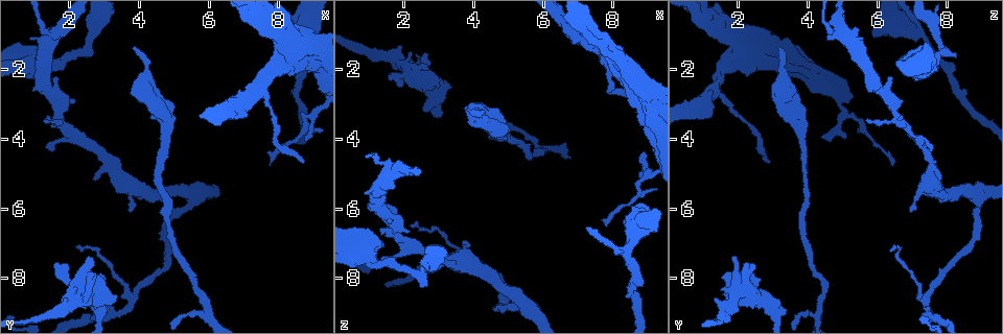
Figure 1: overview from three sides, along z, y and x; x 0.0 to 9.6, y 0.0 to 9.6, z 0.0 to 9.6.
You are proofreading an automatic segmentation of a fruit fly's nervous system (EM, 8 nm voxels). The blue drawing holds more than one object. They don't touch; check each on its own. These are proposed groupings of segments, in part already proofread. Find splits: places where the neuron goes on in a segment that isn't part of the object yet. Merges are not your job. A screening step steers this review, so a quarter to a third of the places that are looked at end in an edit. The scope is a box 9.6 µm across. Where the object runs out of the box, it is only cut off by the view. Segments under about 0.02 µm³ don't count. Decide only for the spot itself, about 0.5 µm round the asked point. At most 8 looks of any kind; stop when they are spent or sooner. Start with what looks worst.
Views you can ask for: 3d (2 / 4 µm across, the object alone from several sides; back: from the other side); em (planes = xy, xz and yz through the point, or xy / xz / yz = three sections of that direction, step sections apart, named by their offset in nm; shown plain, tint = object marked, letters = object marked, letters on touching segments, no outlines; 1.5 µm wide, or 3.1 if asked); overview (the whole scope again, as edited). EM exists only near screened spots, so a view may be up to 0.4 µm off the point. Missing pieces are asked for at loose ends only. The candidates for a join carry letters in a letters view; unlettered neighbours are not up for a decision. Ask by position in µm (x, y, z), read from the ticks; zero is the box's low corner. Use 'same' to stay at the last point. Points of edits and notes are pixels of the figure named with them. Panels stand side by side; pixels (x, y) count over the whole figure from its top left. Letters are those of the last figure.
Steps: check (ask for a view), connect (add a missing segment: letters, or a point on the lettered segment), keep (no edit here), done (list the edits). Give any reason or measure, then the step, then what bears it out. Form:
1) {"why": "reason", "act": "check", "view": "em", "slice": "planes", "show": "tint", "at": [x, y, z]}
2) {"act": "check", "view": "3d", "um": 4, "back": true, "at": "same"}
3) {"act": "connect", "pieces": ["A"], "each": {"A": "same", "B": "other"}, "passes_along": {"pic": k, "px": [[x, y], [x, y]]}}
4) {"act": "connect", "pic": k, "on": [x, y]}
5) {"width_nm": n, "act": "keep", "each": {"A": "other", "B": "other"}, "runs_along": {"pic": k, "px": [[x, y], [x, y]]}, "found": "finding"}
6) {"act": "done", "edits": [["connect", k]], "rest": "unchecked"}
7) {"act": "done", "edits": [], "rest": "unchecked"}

{"why": "branch stops here", "act": "check", "view": "3d", "um": 2, "at": [2.50, 1.45, 8.25]}

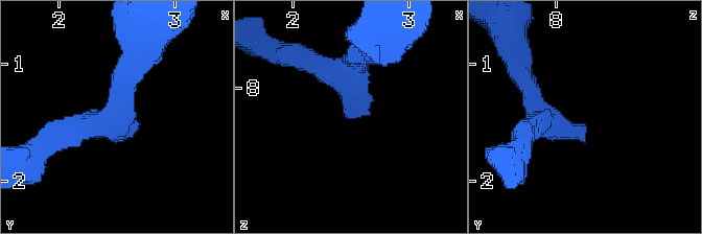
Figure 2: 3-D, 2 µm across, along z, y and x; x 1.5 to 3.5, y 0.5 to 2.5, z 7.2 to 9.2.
{"arm_widths_nm": [200, 220], "act": "check", "view": "em", "slice": "xz", "step": 4, "show": "letters", "at": [2.52, 1.50, 8.24]}

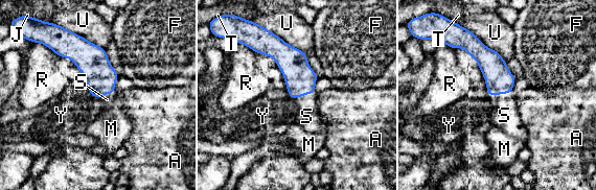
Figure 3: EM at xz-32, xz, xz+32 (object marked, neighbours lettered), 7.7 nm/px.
{"why": "cut it another way", "act": "check", "view": "em", "slice": "planes", "show": "letters", "at": "same"}

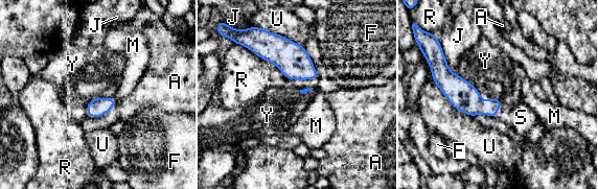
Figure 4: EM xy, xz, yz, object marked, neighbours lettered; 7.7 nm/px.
{"act": "connect", "pieces": ["S"], "each": {"A": "other", "F": "other", "J": "other", "M": "other", "R": "other", "S": "same", "U": "other", "Y": "other"}, "passes_along": {"pic": 4, "px": [[467, 99], [498, 110], [521, 117]]}, "found": "the neuron continues"}

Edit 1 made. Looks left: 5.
{"why": "an open end", "act": "check", "view": "em", "slice": "xz", "step": 4, "show": "tint", "at": [3.90, 1.40, 3.15]}

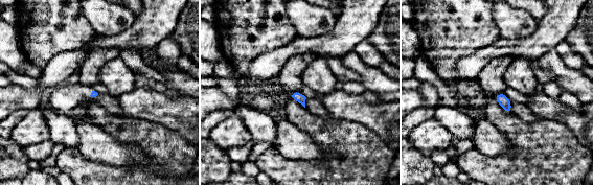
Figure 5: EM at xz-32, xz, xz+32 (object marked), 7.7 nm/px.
{"act": "check", "view": "em", "slice": "planes", "show": "letters", "at": "same"}

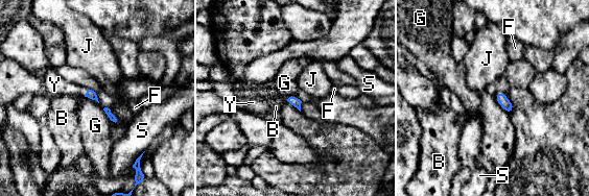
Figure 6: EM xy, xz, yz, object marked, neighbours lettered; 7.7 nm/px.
{"act": "connect", "pieces": ["Y"], "each": {"B": "other", "F": "other", "G": "other", "J": "other", "S": "other", "Y": "same"}, "passes_along": {"pic": 6, "px": [[90, 94], [86, 94], [54, 86]]}, "found": "it goes on there"}

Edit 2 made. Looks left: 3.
{"act": "check", "view": "overview"}

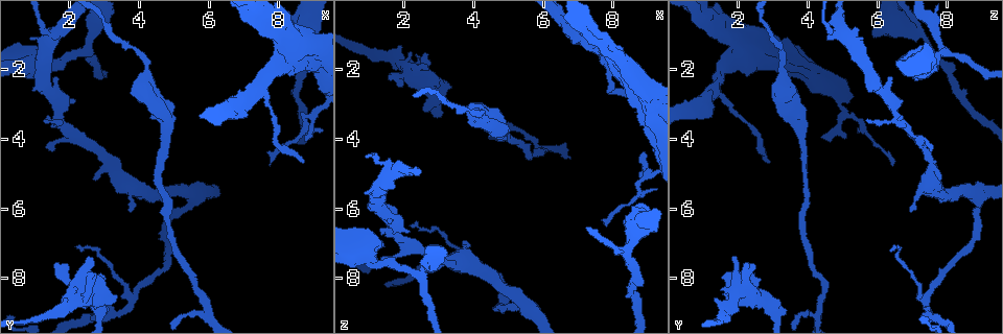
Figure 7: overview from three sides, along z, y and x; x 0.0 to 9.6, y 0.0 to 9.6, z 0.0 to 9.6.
{"why": "branch stops here", "act": "check", "view": "em", "slice": "planes", "show": "letters", "at": [2.75, 5.20, 7.85]}

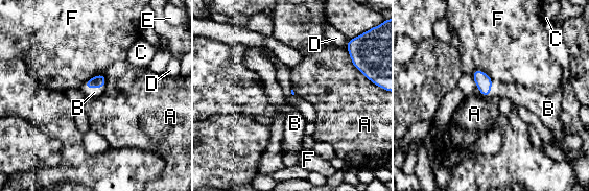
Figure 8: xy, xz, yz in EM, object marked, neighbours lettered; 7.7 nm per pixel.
{"act": "connect", "pieces": ["B"], "each": {"A": "other", "B": "same", "C": "other", "D": "other", "E": "other", "F": "other"}, "passes_along": {"pic": 8, "px": [[98, 81], [93, 87], [94, 92]]}, "found": "it goes on there"}

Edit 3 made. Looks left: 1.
{"act": "done", "edits": [["connect", 4], ["connect", 6], ["connect", 8]], "rest": "unchecked"}

